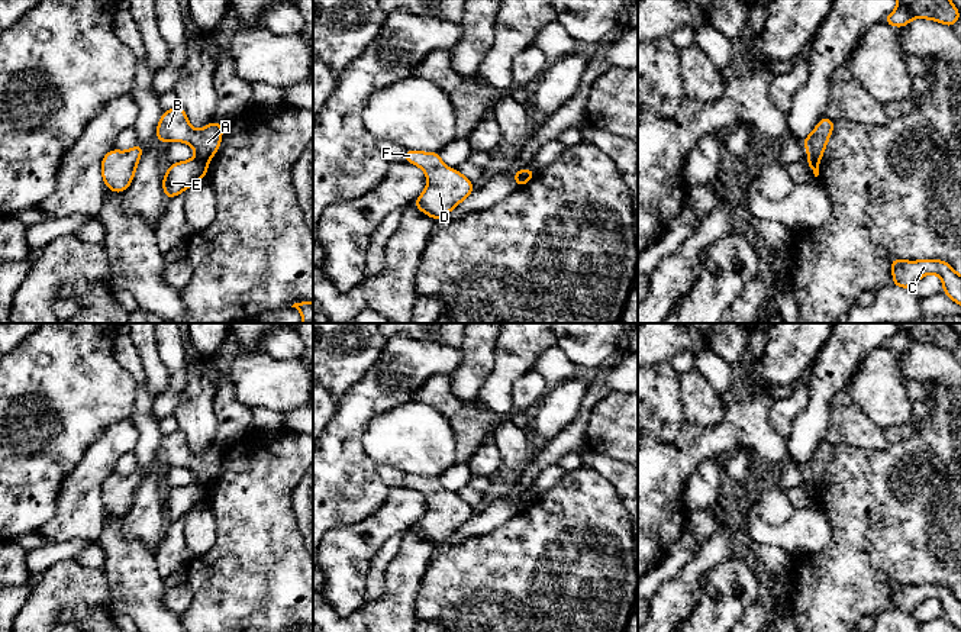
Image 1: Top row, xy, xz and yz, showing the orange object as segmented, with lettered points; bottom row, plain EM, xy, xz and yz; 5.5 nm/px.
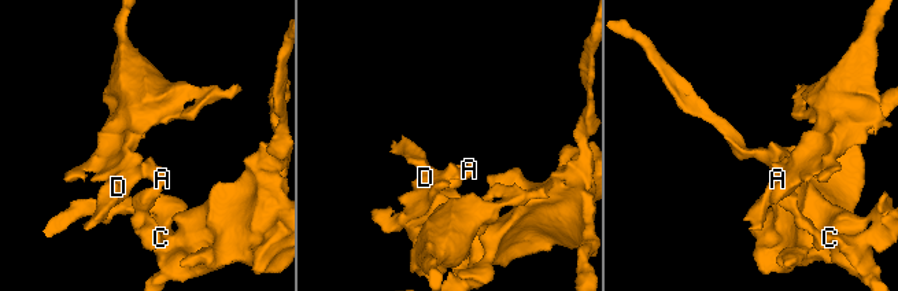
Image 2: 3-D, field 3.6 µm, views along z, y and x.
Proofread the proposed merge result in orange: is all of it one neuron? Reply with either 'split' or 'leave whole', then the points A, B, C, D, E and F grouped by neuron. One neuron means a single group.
split | A B D F / C E

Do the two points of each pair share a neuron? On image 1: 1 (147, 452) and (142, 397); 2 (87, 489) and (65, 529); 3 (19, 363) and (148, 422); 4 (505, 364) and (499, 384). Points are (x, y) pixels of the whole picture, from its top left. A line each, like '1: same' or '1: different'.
1: same
2: same
3: different
4: same

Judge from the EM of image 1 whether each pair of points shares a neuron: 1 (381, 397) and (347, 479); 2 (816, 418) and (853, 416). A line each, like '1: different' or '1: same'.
1: same
2: different

